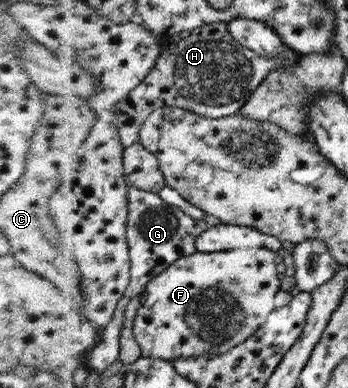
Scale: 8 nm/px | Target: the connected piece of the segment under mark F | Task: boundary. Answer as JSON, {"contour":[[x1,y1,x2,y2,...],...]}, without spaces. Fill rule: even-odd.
{"contour":[[267,248,197,252,154,278,142,296,135,336,143,357,175,361,186,356,227,352,263,329,278,309,282,253]]}

